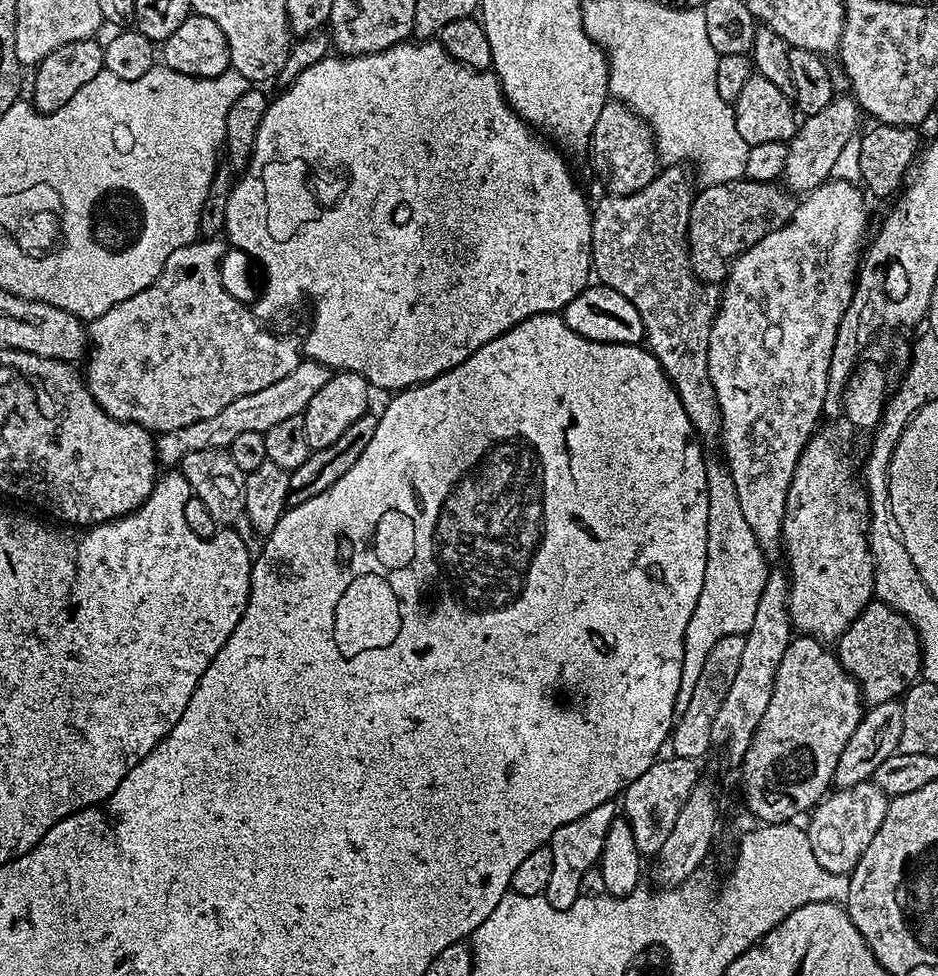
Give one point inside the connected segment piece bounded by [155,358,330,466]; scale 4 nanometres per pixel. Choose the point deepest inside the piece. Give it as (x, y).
(288, 398)

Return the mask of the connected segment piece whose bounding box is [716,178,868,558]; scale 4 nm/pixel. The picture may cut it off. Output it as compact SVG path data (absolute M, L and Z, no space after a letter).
M829 178L819 184L813 192L807 193L797 203L794 214L786 226L776 228L762 242L754 242L750 250L741 252L732 262L728 275L722 284L720 309L716 315L717 325L724 324L724 388L722 384L722 403L720 405L719 443L724 443L726 467L734 478L734 490L738 490L738 503L742 506L742 515L746 518L750 530L754 530L756 539L760 541L760 549L765 556L775 557L782 548L781 536L784 531L784 511L786 510L786 494L794 474L794 466L798 462L800 452L805 443L812 439L817 431L816 423L820 416L825 415L824 399L828 393L828 375L830 374L830 358L834 354L834 338L838 334L838 326L842 322L842 314L852 301L852 289L856 287L856 274L862 259L862 241L864 231L868 228L868 208L864 205L865 193L855 188L852 180Z

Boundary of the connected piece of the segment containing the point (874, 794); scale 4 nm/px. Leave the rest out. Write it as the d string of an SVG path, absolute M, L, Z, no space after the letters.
M875 782L836 788L825 796L812 809L812 821L806 824L810 850L814 850L818 866L830 870L830 874L851 874L858 866L862 854L866 854L866 846L870 846L874 834L878 834L878 826L882 826L882 818L886 818L889 799L890 797Z

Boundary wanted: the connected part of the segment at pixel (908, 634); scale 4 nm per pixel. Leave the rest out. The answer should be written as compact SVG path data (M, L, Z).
M873 602L865 606L840 636L838 655L841 666L856 679L863 703L868 706L903 697L922 676L920 635L901 612L888 604Z

